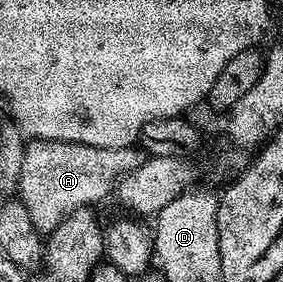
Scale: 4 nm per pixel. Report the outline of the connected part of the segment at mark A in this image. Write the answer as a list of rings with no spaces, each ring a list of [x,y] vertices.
[[[45,141],[45,153],[37,157],[37,149],[31,148],[29,144],[26,146],[25,152],[29,154],[29,157],[23,159],[25,169],[20,169],[17,193],[31,217],[31,223],[35,223],[40,233],[43,235],[53,233],[62,219],[73,213],[74,208],[95,205],[95,202],[106,200],[111,195],[111,192],[105,189],[105,173],[101,173],[105,165],[101,165],[101,161],[105,161],[105,153],[113,153],[115,150],[115,148],[89,147],[86,144],[67,143],[66,141]]]

